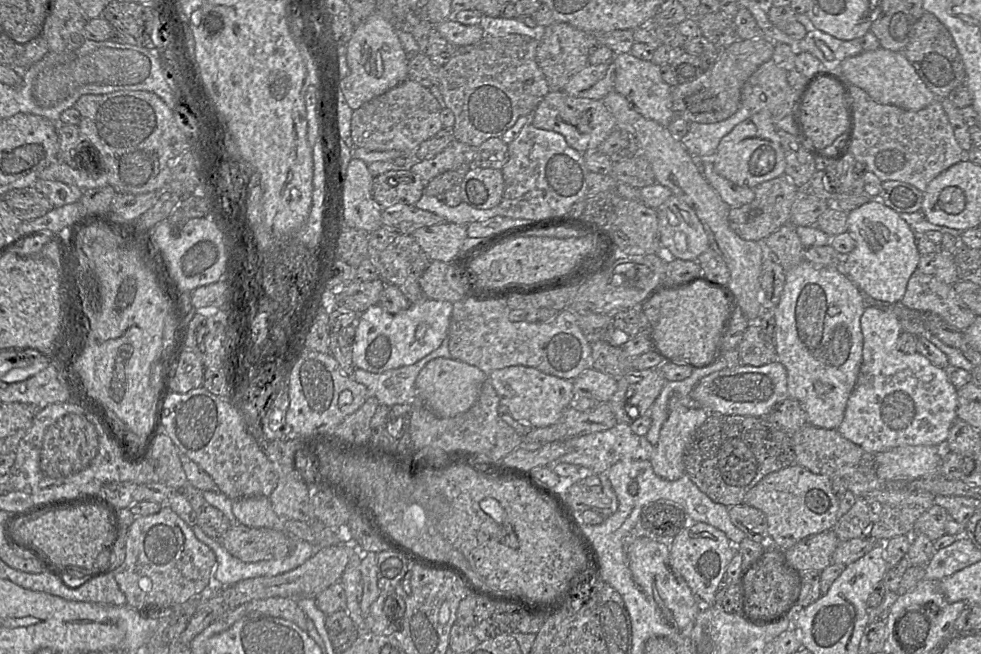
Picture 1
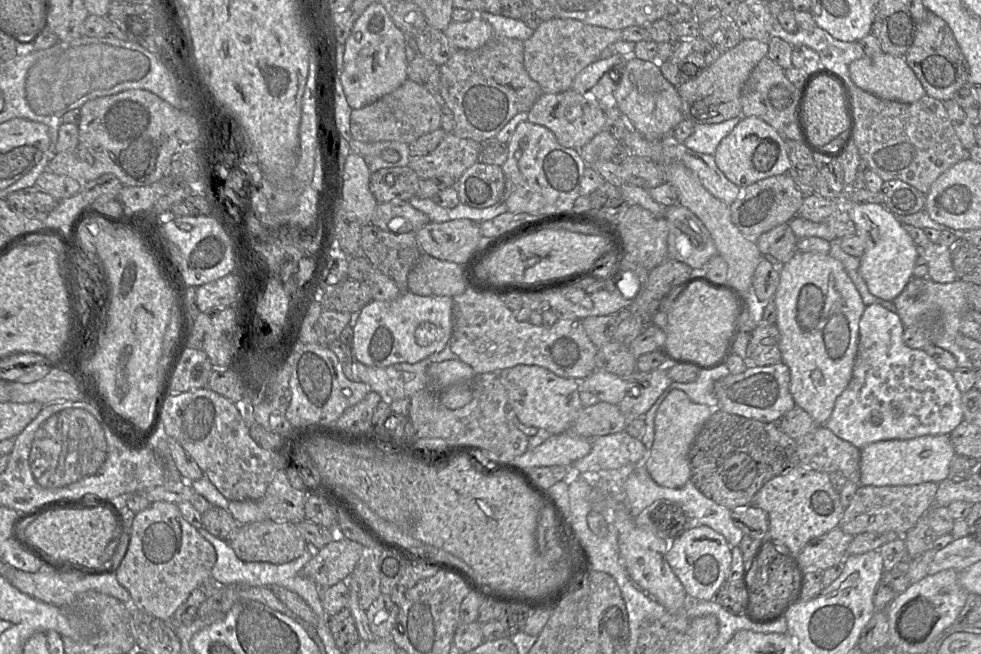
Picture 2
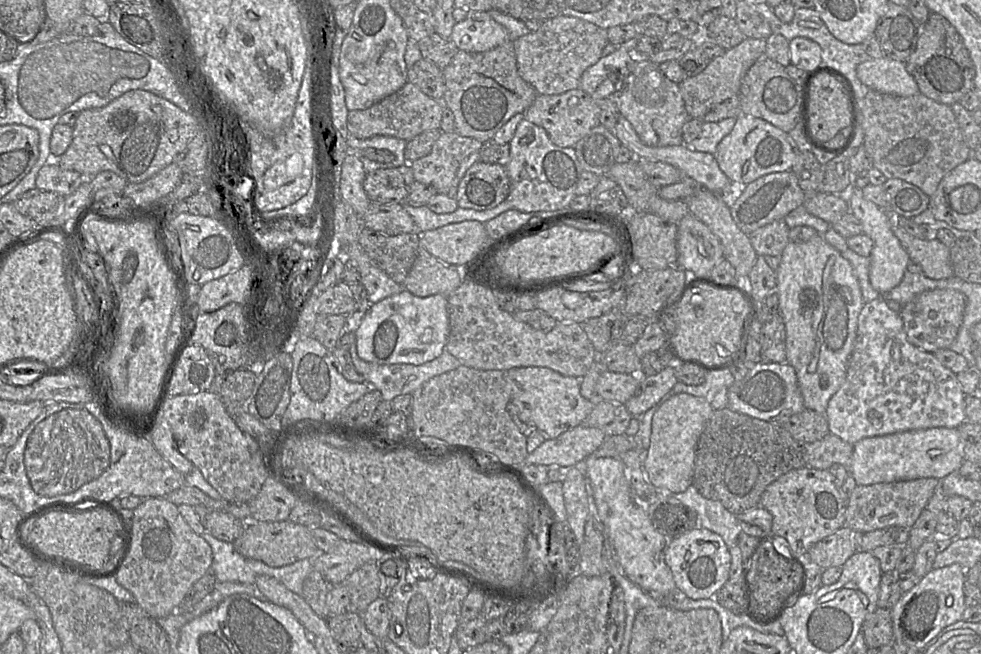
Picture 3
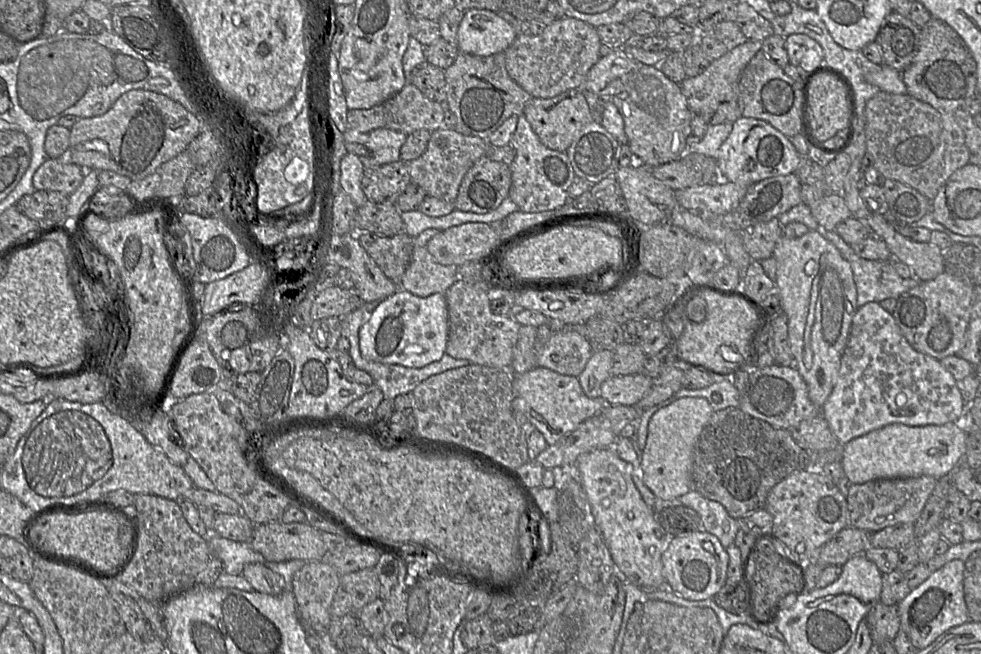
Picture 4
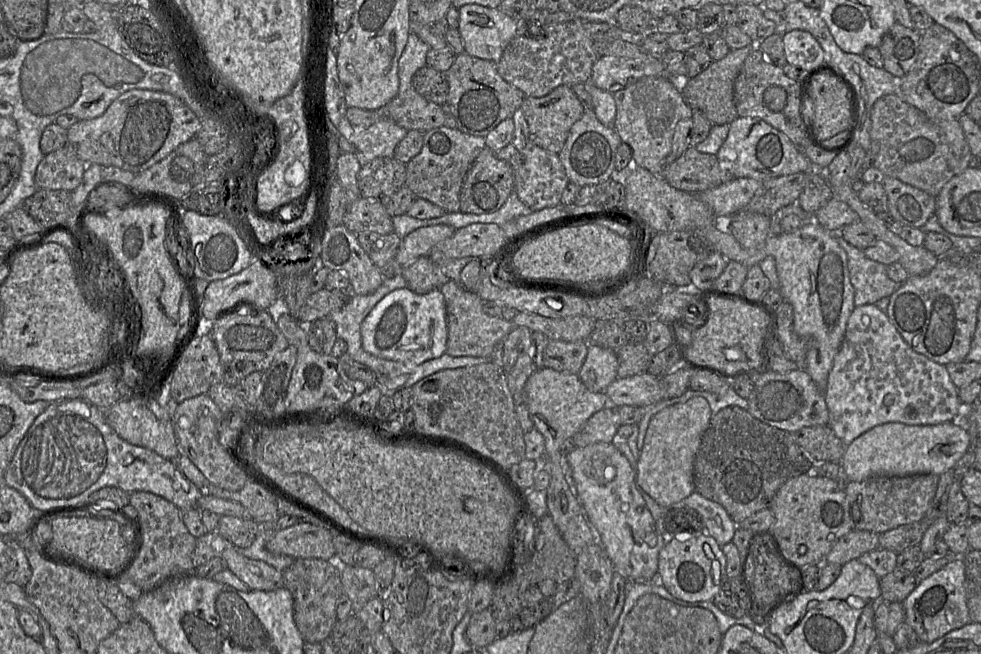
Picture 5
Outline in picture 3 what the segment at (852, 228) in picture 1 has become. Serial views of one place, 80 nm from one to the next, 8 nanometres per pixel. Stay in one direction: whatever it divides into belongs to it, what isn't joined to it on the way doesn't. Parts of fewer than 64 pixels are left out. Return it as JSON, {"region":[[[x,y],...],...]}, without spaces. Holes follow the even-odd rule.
{"region":[[[852,187],[846,195],[850,212],[860,221],[863,234],[867,235],[873,242],[870,259],[869,280],[871,286],[879,293],[885,293],[896,287],[902,280],[910,257],[901,245],[899,239],[893,233],[893,217],[874,203],[863,199],[861,189]]]}

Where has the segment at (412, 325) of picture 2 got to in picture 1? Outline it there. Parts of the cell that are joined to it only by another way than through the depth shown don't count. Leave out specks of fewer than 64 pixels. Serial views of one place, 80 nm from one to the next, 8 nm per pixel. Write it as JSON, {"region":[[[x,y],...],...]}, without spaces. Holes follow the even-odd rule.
{"region":[[[429,298],[411,303],[407,309],[396,314],[387,312],[379,304],[370,306],[363,313],[359,314],[360,321],[352,344],[354,366],[372,373],[382,373],[390,369],[416,363],[436,350],[448,335],[452,310],[453,303],[446,300],[433,300]]]}

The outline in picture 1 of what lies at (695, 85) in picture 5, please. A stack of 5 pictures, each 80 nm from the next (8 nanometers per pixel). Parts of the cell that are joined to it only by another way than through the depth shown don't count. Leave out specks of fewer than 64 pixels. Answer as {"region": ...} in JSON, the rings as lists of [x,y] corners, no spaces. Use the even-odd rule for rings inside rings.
{"region":[[[758,37],[748,40],[738,39],[725,49],[721,49],[716,62],[708,70],[691,82],[678,84],[672,88],[672,111],[689,123],[716,123],[732,116],[741,105],[741,90],[747,79],[765,62],[772,59],[774,43]]]}

